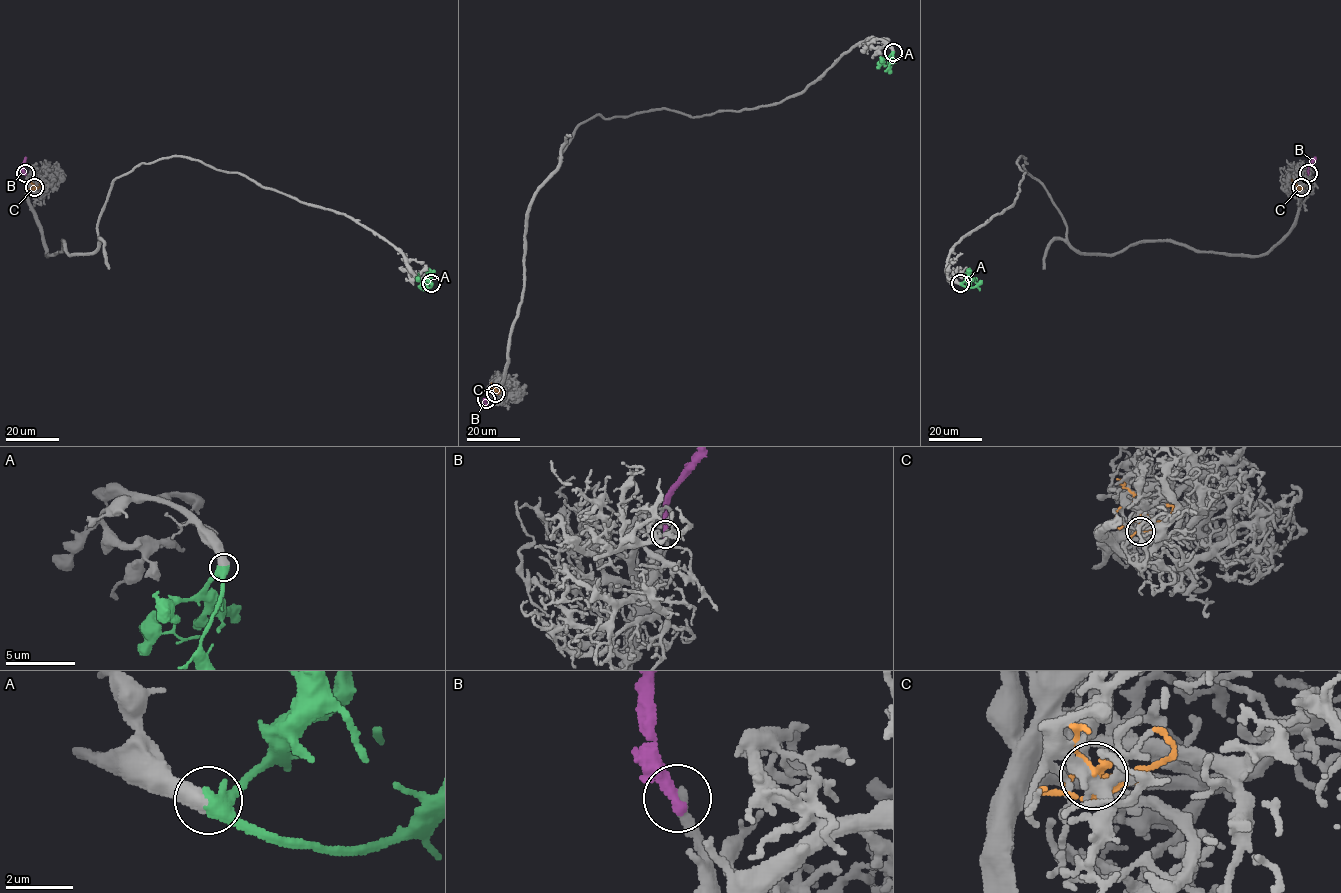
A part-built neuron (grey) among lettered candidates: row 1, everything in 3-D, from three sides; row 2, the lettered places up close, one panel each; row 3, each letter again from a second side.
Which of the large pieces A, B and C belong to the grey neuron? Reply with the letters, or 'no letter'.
A

